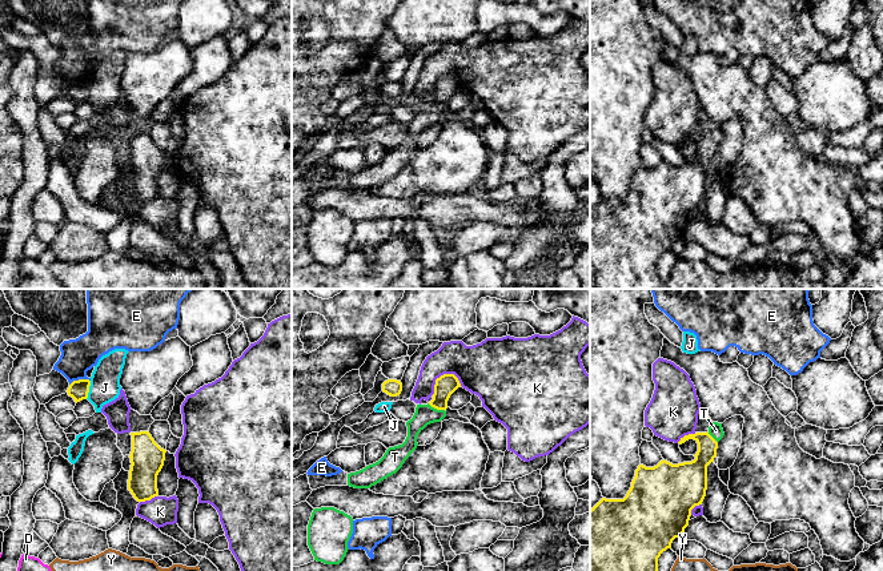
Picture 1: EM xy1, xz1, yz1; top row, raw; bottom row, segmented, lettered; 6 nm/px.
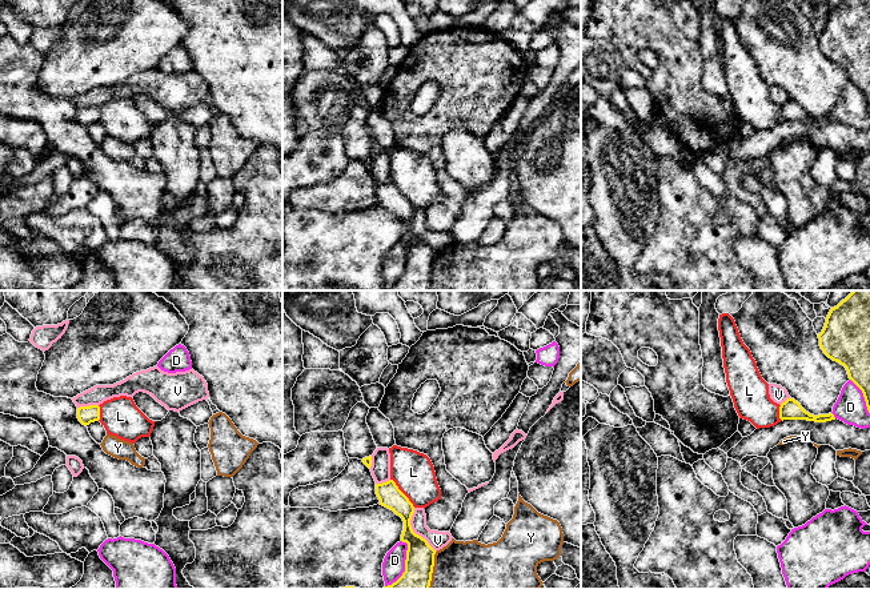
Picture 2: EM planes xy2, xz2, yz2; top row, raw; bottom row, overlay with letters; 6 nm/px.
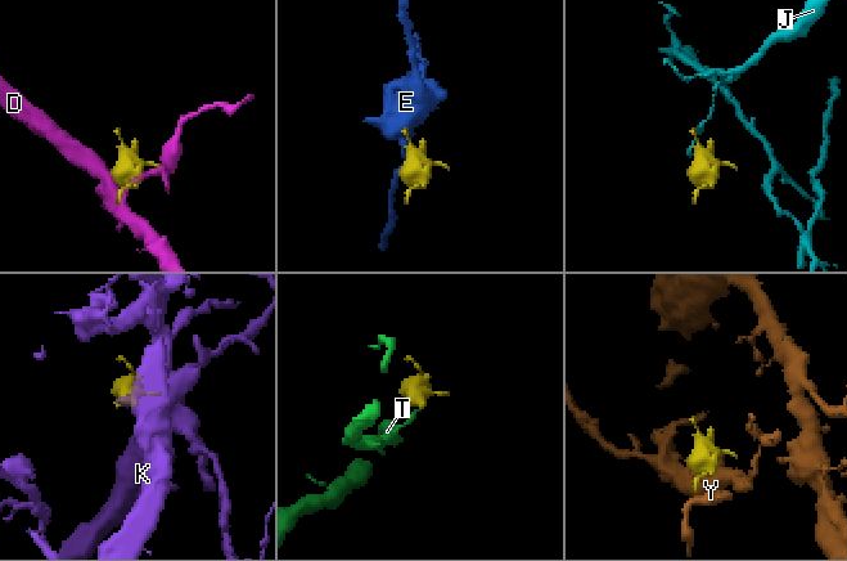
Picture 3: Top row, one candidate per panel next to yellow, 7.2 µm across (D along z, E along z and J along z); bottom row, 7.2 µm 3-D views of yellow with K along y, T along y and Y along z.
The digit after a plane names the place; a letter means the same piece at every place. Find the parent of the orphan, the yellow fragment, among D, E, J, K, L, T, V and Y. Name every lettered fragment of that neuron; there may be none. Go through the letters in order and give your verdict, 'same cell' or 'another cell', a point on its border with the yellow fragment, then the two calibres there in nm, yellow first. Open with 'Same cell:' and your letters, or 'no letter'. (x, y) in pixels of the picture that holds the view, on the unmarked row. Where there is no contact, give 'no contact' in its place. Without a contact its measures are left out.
Same cell: T
D: another cell; meets yellow in xz2 at (405, 268); 200 nm thick on the yellow side, 140 nm on the other
E: another cell; meets yellow in xy1 at (79, 81); 120 nm thick on the yellow side, 200 nm on the other
J: another cell; meets yellow in xy1 at (88, 92); 120 nm thick on the yellow side, 180 nm on the other
K: another cell; meets yellow in xz1 at (441, 77); 120 nm thick on the yellow side, 300 nm on the other
L: another cell; meets yellow in xz2 at (403, 195); 140 nm thick on the yellow side, 260 nm on the other
T: same cell; meets yellow in xz1 at (436, 109); 120 nm thick on the yellow side, 120 nm on the other
V: another cell; meets yellow in xz2 at (412, 232); 180 nm thick on the yellow side, 110 nm on the other
Y: another cell; meets yellow in xz2 at (432, 272); 200 nm thick on the yellow side, 480 nm on the other

